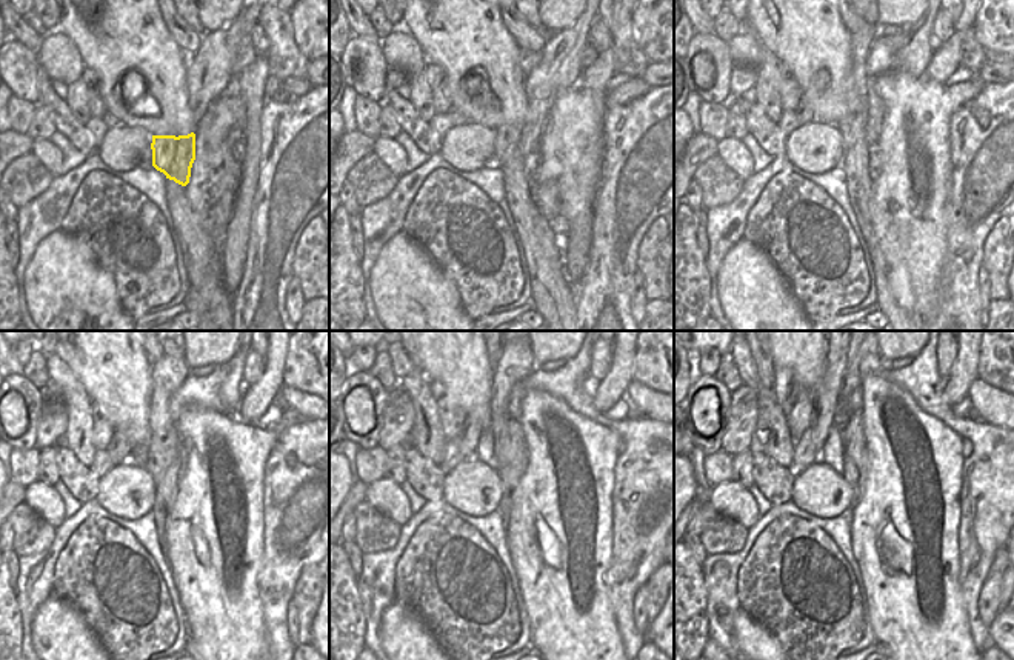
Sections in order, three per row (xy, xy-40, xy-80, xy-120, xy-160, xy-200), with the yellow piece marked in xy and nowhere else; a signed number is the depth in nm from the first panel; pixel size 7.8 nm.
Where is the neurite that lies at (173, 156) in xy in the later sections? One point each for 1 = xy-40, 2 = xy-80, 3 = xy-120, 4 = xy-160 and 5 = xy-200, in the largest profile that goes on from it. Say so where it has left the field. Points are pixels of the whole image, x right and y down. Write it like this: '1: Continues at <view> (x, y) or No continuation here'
1: Continues at xy-40 (525, 139)
2: Continues at xy-80 (865, 125)
3: Continues at xy-120 (168, 373)
4: Continues at xy-160 (517, 362)
5: Continues at xy-200 (860, 362).

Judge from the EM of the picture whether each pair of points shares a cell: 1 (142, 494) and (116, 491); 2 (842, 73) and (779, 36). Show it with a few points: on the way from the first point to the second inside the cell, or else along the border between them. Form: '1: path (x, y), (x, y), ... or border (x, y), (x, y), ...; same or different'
1: path (136, 490), (122, 491); same
2: path (827, 57), (805, 36), (794, 36); same

